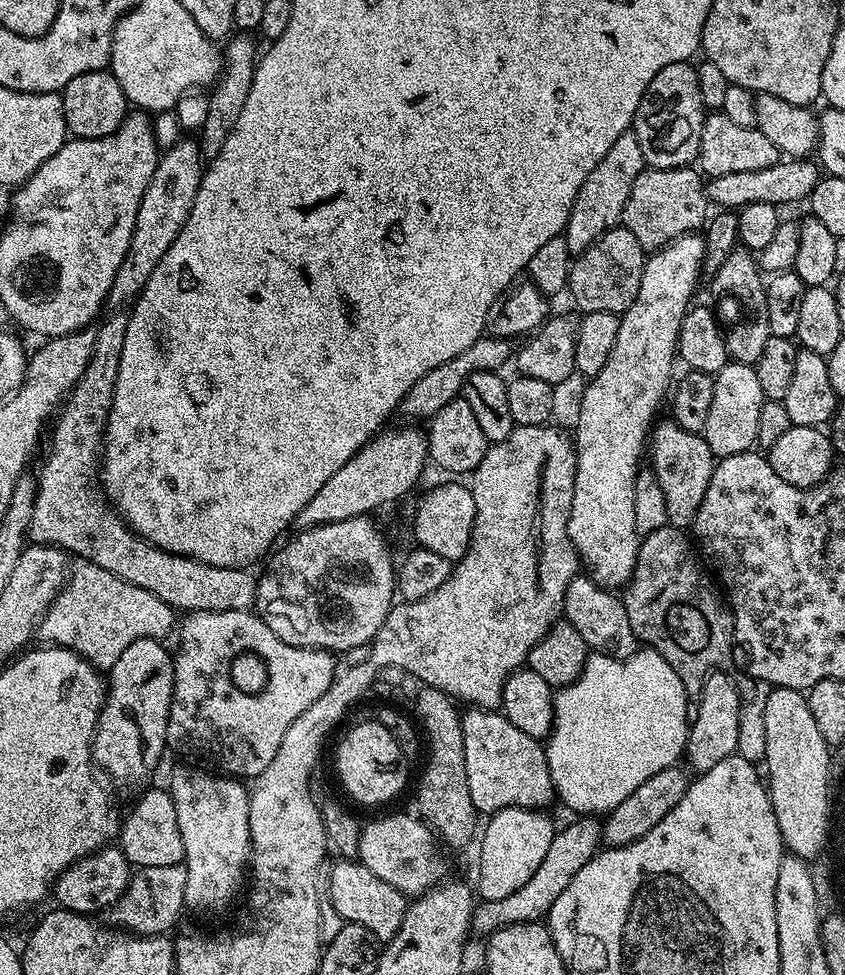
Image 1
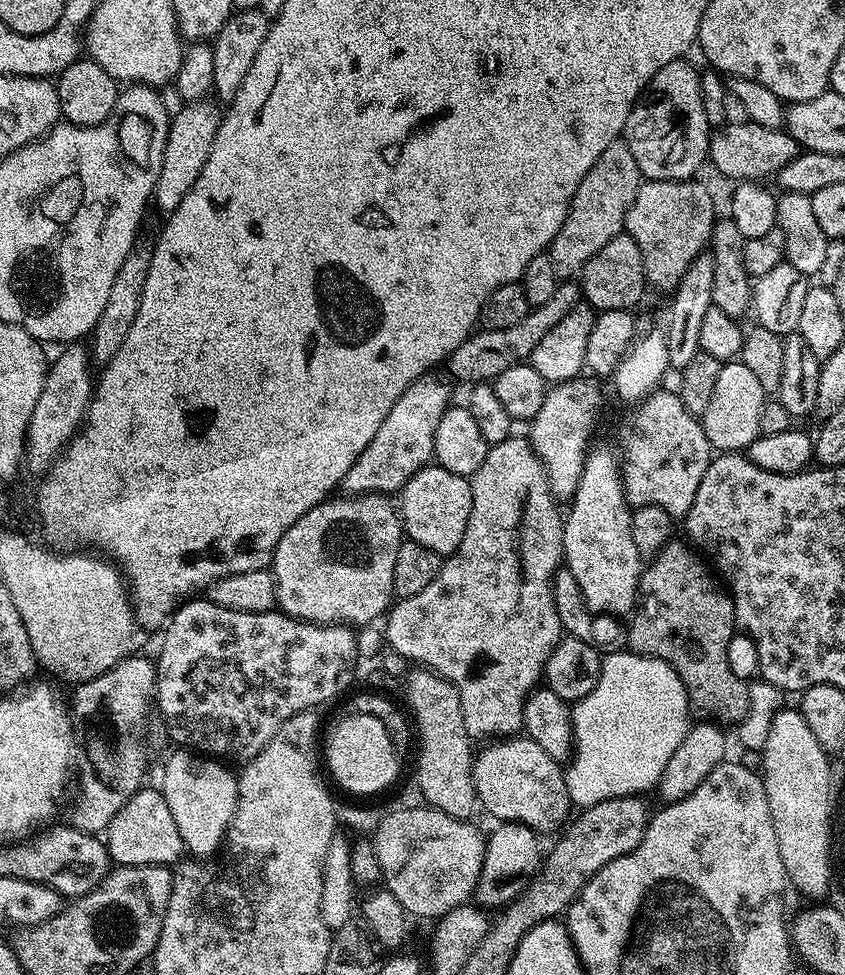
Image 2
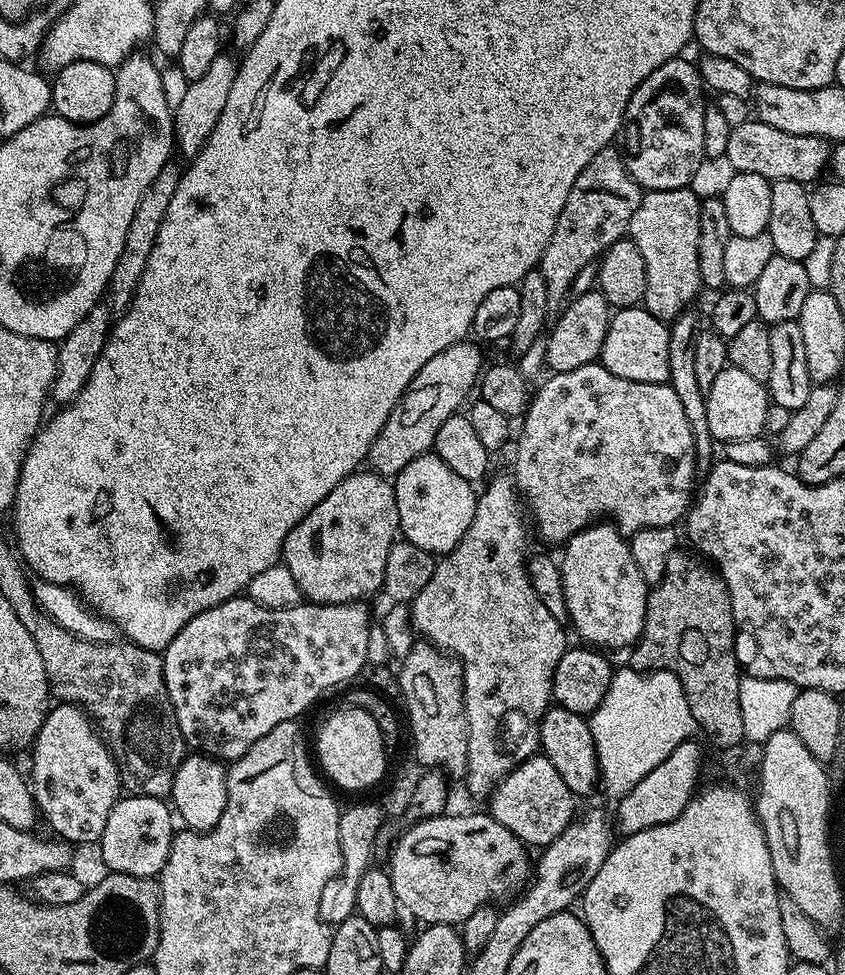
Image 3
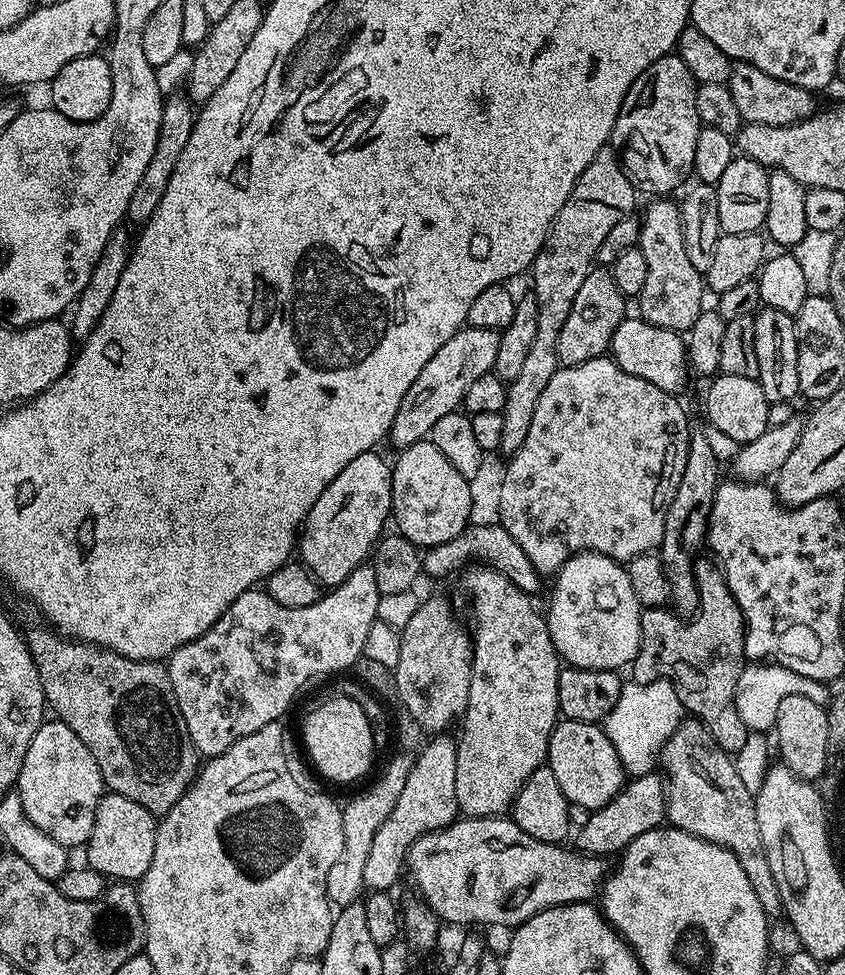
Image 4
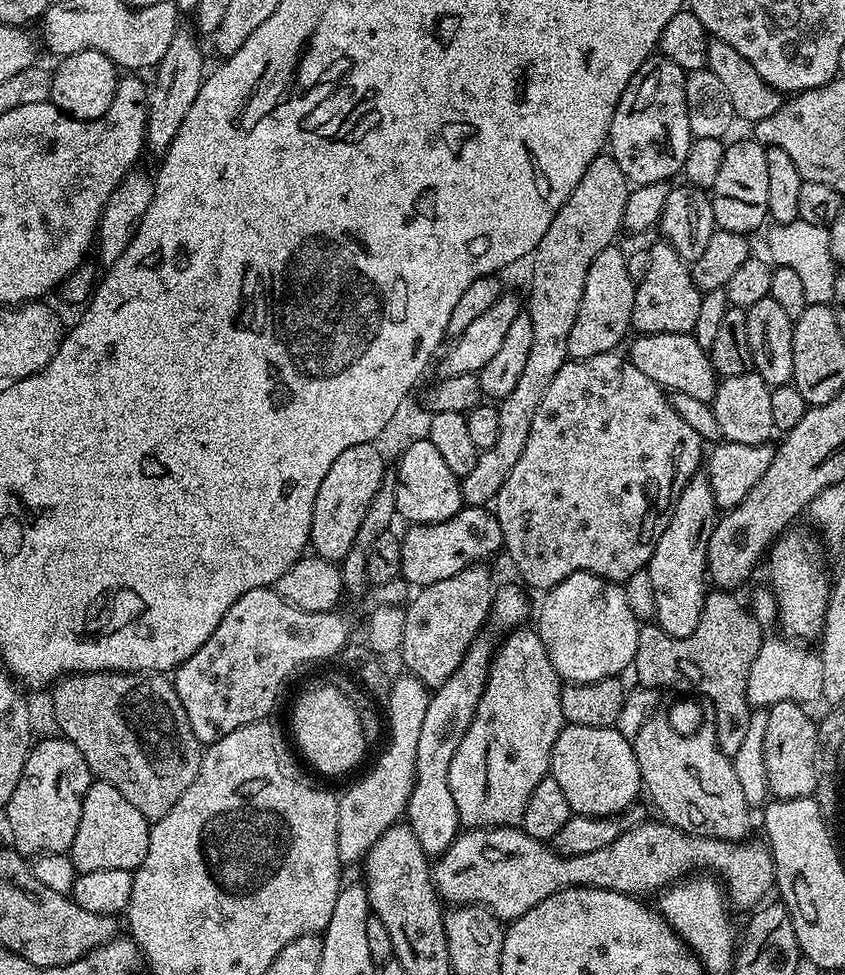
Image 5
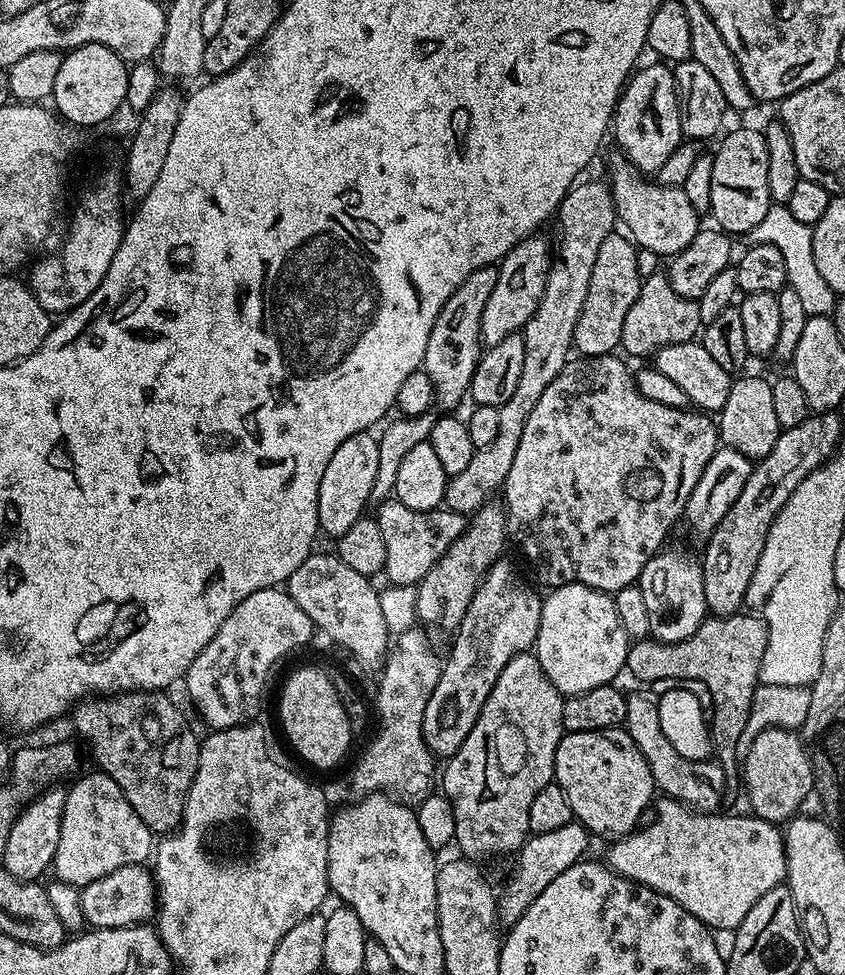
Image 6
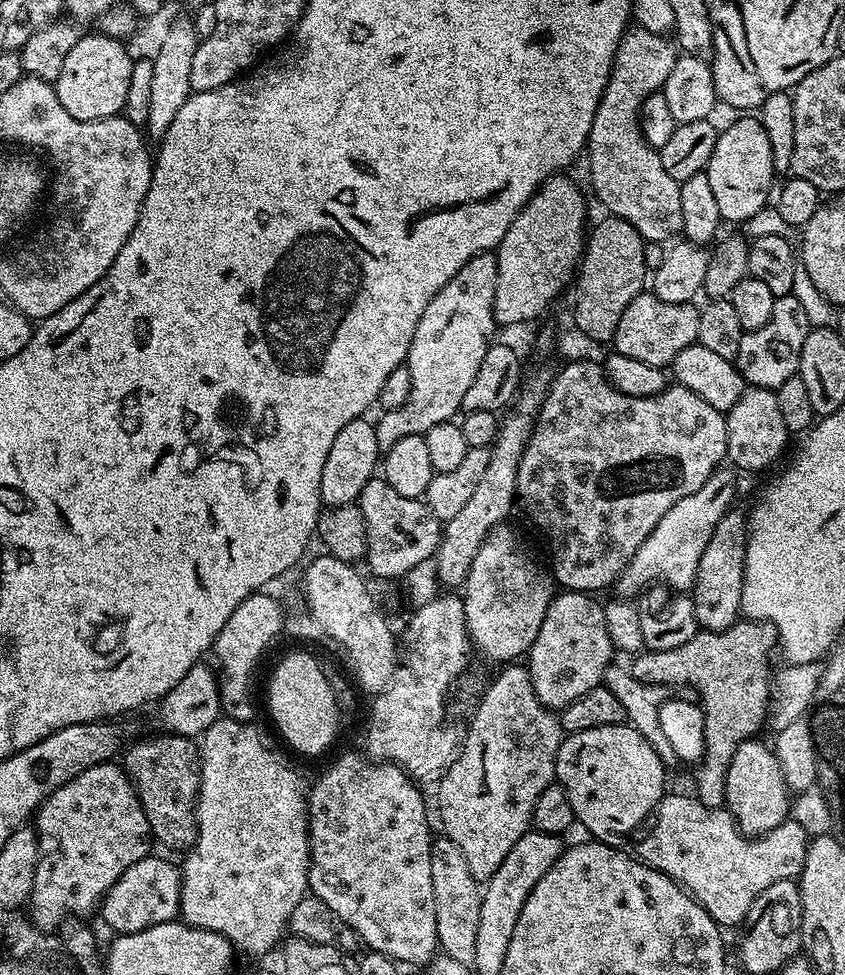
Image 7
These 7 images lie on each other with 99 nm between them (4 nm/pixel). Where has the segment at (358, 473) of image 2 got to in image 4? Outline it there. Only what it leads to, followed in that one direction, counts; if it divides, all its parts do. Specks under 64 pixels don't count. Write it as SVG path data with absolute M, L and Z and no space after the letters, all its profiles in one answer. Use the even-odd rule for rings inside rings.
M495 328L460 329L422 366L422 374L414 378L414 386L406 390L406 398L402 398L402 406L398 406L398 414L394 414L390 441L396 450L409 448L414 442L425 439L431 433L434 422L446 414L457 411L463 405L466 390L482 378L482 374L494 369L494 358L498 358L498 342L500 332Z

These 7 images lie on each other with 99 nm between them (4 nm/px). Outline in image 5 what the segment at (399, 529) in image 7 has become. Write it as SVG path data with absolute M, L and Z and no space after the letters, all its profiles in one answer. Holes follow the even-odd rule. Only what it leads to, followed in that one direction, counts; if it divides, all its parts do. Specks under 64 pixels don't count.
M465 506L446 522L414 524L405 529L400 536L400 576L417 589L430 586L434 582L442 582L442 578L454 578L458 570L466 570L471 564L484 564L504 546L502 526L498 526L495 511L487 507Z

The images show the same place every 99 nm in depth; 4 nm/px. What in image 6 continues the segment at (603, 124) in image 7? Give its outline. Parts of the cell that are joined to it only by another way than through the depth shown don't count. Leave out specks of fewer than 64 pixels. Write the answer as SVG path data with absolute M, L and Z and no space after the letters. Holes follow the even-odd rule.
M616 154L612 160L612 180L610 187L616 219L621 225L625 224L627 235L640 248L652 250L660 258L677 256L682 250L694 242L694 234L698 234L702 227L701 213L686 198L683 187L671 188L665 184L649 182L623 155Z

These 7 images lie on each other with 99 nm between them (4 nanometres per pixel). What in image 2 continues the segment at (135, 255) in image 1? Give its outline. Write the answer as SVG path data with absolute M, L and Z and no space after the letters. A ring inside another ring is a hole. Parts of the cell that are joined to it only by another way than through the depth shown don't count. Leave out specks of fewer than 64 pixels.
M208 98L193 100L185 103L180 113L169 119L168 137L166 138L166 146L162 154L162 170L158 174L158 182L154 193L155 207L157 204L162 210L161 213L173 212L178 206L178 202L182 202L182 198L186 198L186 194L190 194L190 186L194 186L194 182L198 182L198 174L202 174L202 166L206 166L206 158L210 158L210 150L214 150L214 138L218 134L218 126L222 119L221 109L218 110L215 106L217 107Z

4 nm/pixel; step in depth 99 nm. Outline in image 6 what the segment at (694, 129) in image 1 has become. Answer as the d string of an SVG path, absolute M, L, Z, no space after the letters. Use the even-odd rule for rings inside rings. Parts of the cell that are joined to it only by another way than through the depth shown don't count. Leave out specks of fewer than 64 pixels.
M655 63L645 68L637 67L628 77L616 102L616 115L610 125L620 143L619 151L641 174L655 174L682 142L680 96L676 92L675 71L667 63Z

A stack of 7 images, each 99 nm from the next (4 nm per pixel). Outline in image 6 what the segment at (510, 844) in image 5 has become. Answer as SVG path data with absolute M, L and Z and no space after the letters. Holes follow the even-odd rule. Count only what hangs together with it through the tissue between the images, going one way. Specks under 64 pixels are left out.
M661 795L655 801L654 812L655 808L656 817L648 825L645 823L643 826L633 830L630 835L623 836L620 840L611 841L609 848L612 849L608 852L606 863L618 875L624 876L636 884L646 886L658 894L666 894L666 898L678 902L678 906L682 906L682 910L694 914L694 918L701 920L710 930L721 928L722 931L731 933L740 925L742 918L746 918L746 914L750 914L750 909L754 906L754 902L758 902L758 898L762 898L762 894L766 894L766 890L774 890L785 883L788 874L788 859L784 849L784 833L777 825L771 824L769 820L763 820L751 814L745 814L745 816L720 816L721 814L717 814L715 811L697 811L695 808L680 803L679 800L673 800L668 795Z

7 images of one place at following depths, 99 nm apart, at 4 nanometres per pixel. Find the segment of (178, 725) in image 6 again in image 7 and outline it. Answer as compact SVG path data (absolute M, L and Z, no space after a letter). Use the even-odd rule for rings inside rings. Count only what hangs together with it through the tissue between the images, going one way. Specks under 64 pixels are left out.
M159 734L149 740L140 740L123 749L122 767L124 773L132 779L140 799L146 822L152 831L152 839L164 848L173 848L179 854L187 853L196 845L196 801L200 795L200 749L187 736Z

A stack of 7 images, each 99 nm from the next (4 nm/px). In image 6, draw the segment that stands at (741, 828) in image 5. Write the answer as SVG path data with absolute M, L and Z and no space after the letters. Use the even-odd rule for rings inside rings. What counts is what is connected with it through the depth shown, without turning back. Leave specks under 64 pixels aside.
M640 690L627 695L625 731L630 734L631 740L638 746L642 756L646 758L652 780L655 781L657 789L663 795L668 795L673 800L679 800L680 803L695 808L697 811L717 811L722 800L724 772L714 763L714 760L688 760L680 756L680 753L670 745L670 741L660 728L660 718L658 718L660 695L658 690Z

